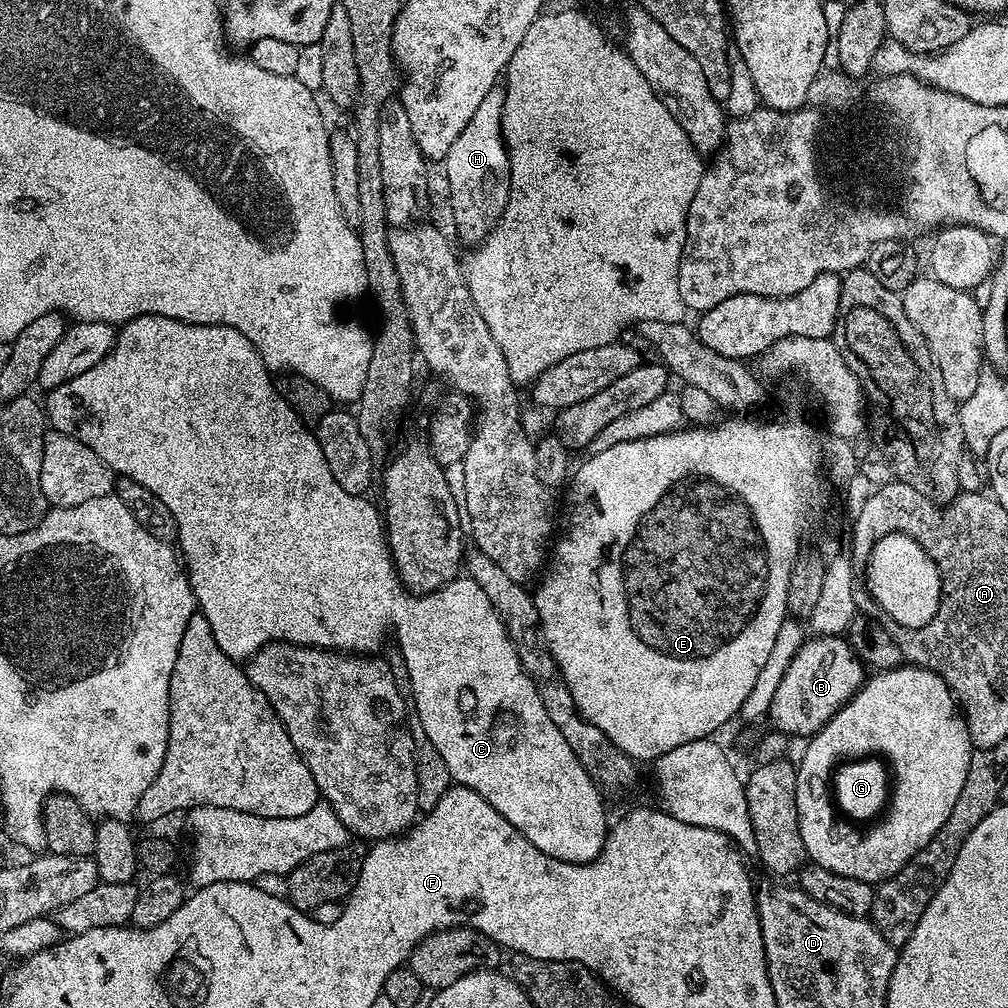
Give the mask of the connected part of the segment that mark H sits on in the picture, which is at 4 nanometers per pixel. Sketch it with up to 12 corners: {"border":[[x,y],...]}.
{"border":[[497,86],[443,164],[454,231],[480,242],[508,205]]}

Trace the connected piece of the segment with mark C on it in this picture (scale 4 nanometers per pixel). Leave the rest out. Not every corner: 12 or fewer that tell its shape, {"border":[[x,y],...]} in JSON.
{"border":[[139,316],[46,420],[158,494],[222,654],[376,654],[453,781],[600,857],[486,590],[414,596],[246,334]]}

